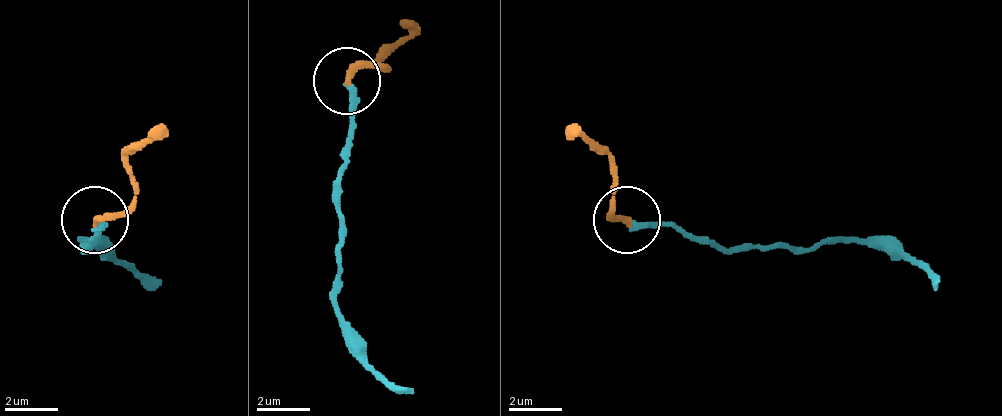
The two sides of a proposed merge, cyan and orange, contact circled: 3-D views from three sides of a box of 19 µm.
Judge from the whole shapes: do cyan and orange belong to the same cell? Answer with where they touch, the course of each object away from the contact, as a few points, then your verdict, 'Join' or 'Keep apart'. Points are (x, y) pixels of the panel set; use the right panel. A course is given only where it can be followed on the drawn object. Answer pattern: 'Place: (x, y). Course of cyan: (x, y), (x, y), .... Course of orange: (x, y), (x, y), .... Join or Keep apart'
Place: (627, 220). Course of cyan: (632, 218), (692, 232), (719, 245), (813, 252), (873, 238), (893, 238), (933, 285). Course of orange: (625, 218), (612, 198), (612, 158), (565, 131). Keep apart

